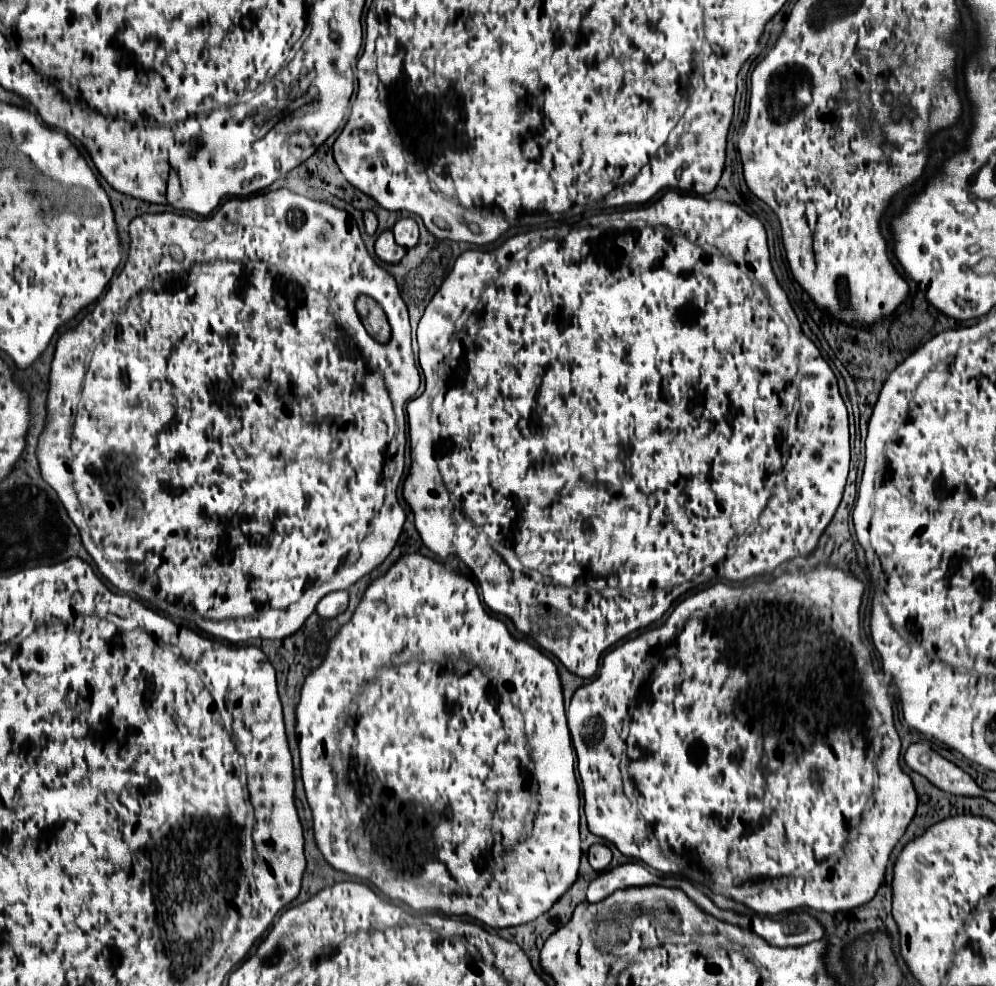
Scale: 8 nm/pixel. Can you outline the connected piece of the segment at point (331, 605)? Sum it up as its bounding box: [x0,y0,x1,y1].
[316,591,348,619]

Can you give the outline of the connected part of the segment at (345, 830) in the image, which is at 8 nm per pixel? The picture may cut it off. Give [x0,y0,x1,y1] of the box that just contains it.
[296,553,582,929]

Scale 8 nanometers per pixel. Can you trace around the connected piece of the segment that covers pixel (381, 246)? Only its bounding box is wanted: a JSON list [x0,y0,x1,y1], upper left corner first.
[376,231,406,263]

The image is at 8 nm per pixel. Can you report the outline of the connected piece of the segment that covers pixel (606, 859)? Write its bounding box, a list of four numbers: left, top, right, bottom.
[588,845,612,873]

